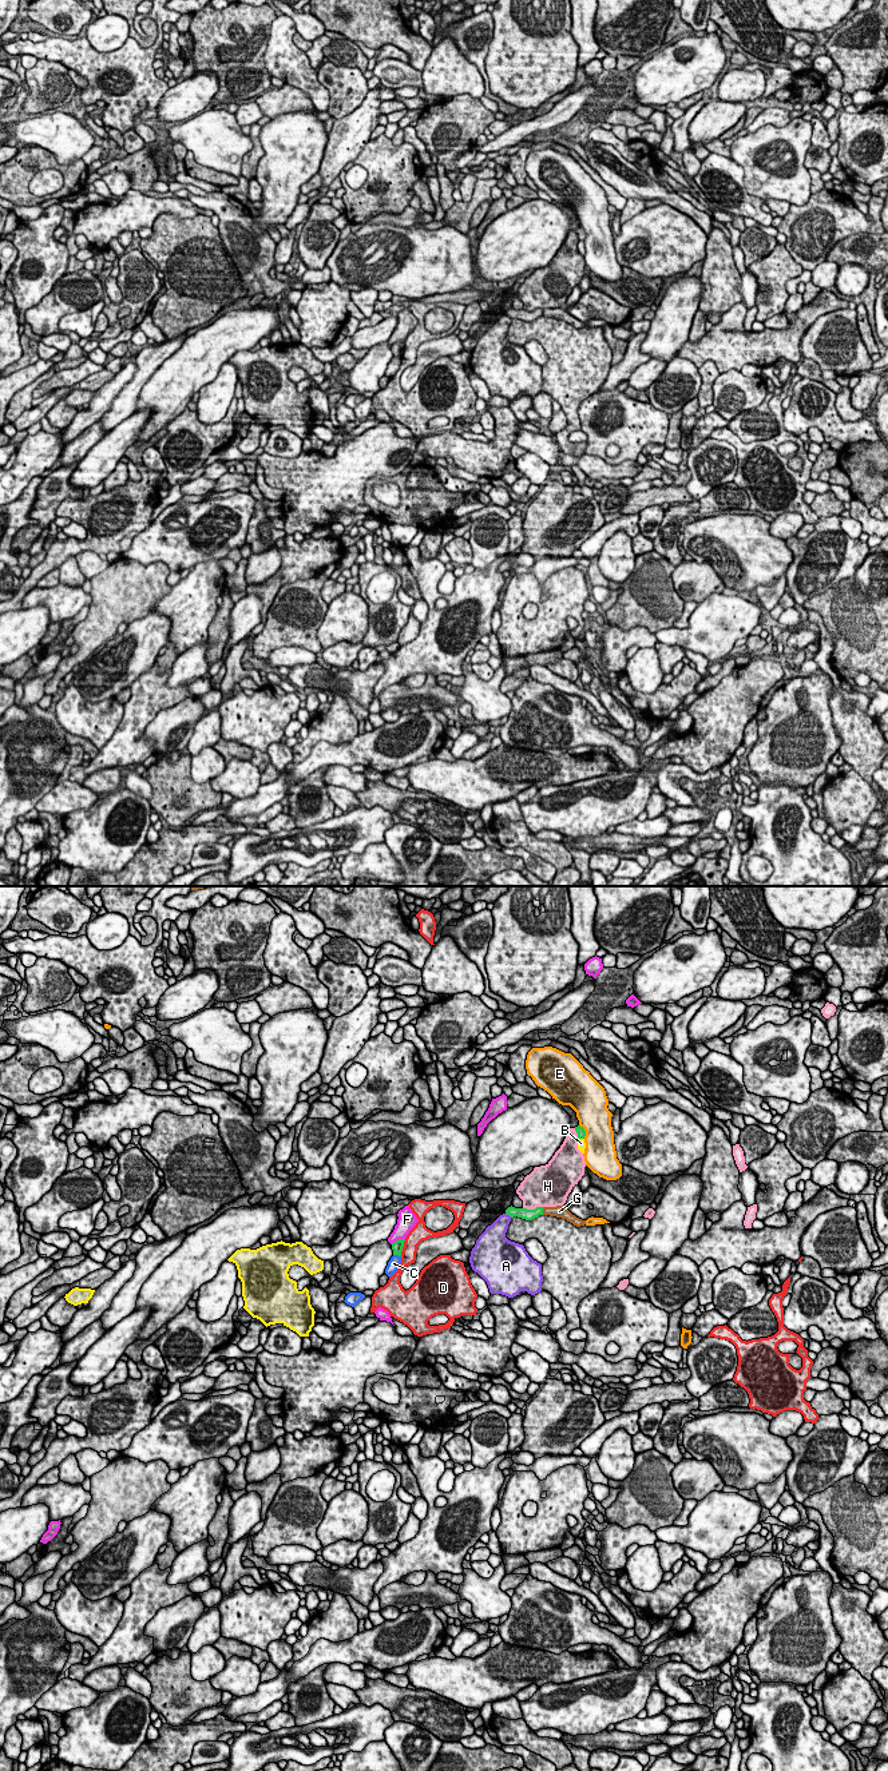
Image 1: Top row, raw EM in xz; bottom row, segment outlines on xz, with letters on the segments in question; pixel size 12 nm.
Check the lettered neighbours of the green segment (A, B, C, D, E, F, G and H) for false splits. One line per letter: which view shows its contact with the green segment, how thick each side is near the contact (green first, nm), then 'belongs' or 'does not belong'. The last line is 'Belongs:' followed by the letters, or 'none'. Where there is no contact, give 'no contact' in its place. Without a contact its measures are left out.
A: meets green in xz; 130 nm thick on the green side, 200 nm on the other; does not belong
B: meets green in xz; 100 nm thick on the green side, 100 nm on the other; does not belong
C: meets green in xz; 130 nm thick on the green side, 140 nm on the other; does not belong
D: meets green in xz; 130 nm thick on the green side, 200 nm on the other; does not belong
E: meets green in xz; 100 nm thick on the green side, 380 nm on the other; does not belong
F: meets green in xz; 130 nm thick on the green side, 220 nm on the other; does not belong
G: meets green in xz; 130 nm thick on the green side, 160 nm on the other; does not belong
H: meets green in xz; 130 nm thick on the green side, 420 nm on the other; does not belong
Belongs: none

